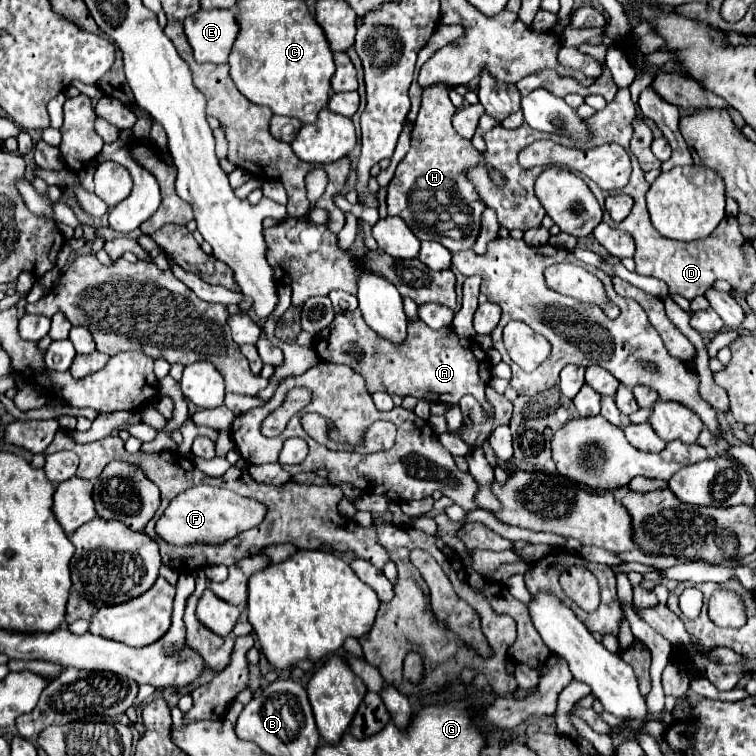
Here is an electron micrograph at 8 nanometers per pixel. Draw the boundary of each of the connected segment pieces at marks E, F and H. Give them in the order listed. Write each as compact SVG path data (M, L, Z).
M201 10L195 16L187 16L185 20L185 34L197 62L227 62L237 32L239 26L231 10Z
M193 486L169 502L167 510L155 524L155 532L167 544L181 548L193 544L217 546L217 544L225 544L227 540L233 540L239 532L257 526L263 520L263 516L265 516L263 504L259 504L253 498L239 496L219 486Z
M443 82L423 88L421 110L419 110L419 116L417 116L413 132L411 132L411 150L399 162L397 172L395 172L393 180L389 182L387 208L389 208L389 216L401 216L419 240L433 240L433 242L443 244L451 252L459 252L459 250L467 250L475 244L479 228L481 228L481 212L485 210L485 204L479 200L479 194L475 192L473 184L467 182L467 178L463 176L465 168L479 164L481 158L479 158L479 152L471 146L471 142L467 138L459 136L451 124L455 106L449 100L449 92L451 92L451 88Z

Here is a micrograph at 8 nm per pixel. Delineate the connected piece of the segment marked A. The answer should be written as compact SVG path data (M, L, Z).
M353 310L347 314L337 314L335 320L313 338L313 348L321 360L345 364L359 372L365 378L365 386L369 382L367 390L371 394L375 394L373 388L377 386L377 392L397 394L401 398L427 396L429 402L443 404L459 404L465 394L471 394L483 406L485 416L493 416L493 406L485 396L485 386L491 380L491 366L477 340L461 338L451 328L431 330L421 320L409 322L407 332L407 344L403 344L403 348L395 348L391 342L375 336L375 332L367 328L361 312Z

